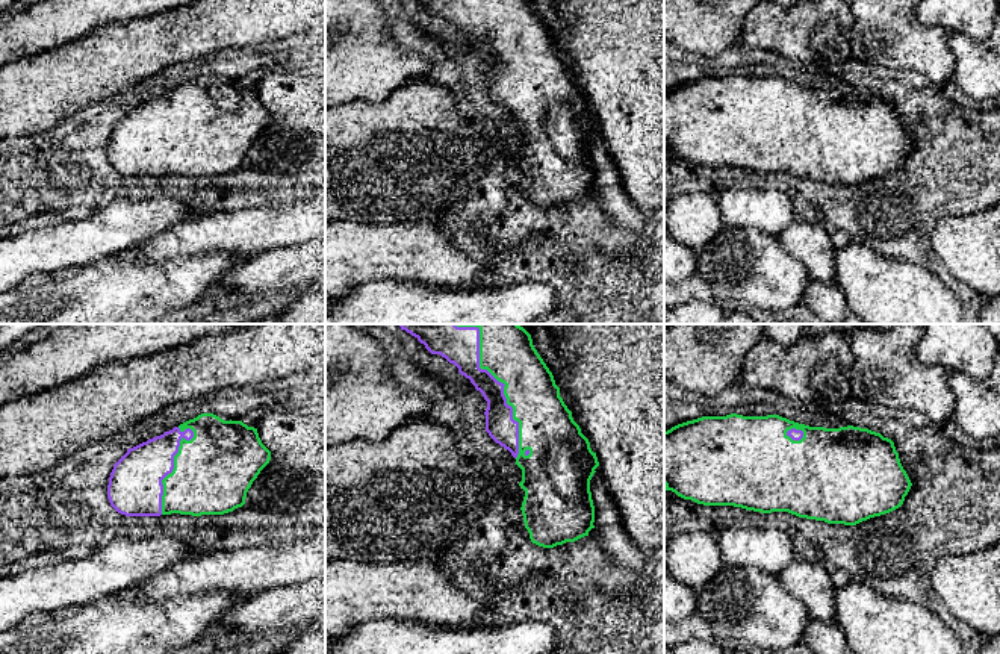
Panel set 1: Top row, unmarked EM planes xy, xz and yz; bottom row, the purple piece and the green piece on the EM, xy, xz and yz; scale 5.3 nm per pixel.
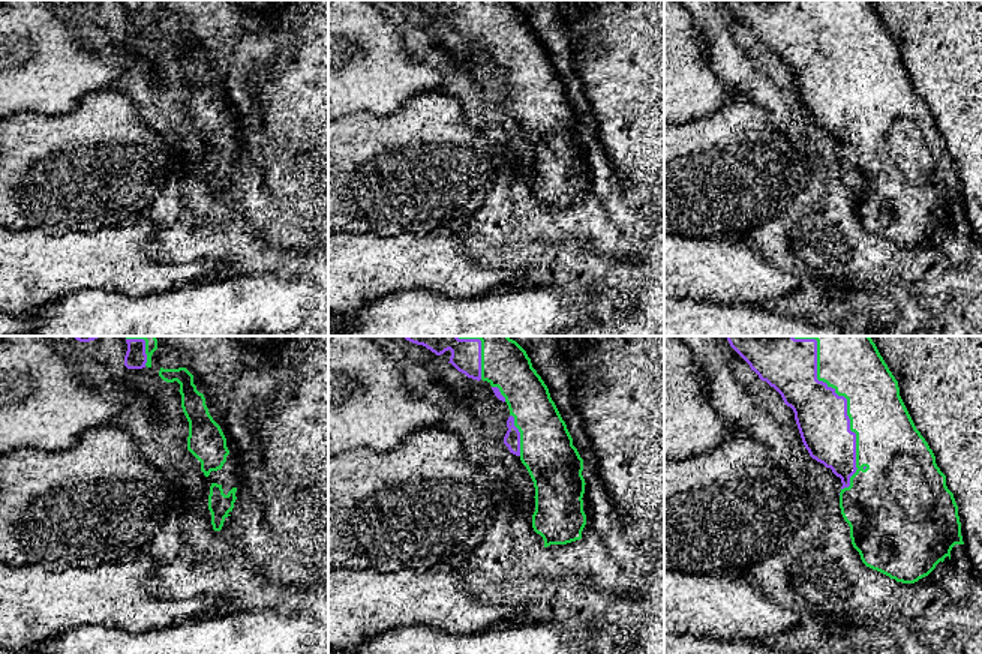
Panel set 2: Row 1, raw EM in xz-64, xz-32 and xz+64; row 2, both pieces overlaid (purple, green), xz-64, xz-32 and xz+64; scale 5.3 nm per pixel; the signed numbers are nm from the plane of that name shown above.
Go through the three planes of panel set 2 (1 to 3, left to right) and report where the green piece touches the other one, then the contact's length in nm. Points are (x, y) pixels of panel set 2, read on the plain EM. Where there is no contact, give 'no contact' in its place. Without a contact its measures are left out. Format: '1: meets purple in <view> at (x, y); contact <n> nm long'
1: meets purple in xz-64 at (144, 8); contact 190 nm long
2: meets purple in xz-32 at (519, 99); contact 240 nm long
3: meets purple in xz+64 at (846, 65); contact 850 nm long

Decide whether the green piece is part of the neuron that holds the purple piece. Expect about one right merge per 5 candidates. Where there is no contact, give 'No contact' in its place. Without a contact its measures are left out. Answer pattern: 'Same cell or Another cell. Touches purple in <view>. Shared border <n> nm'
Same cell. Touches purple in xz. Shared border 650 nm

